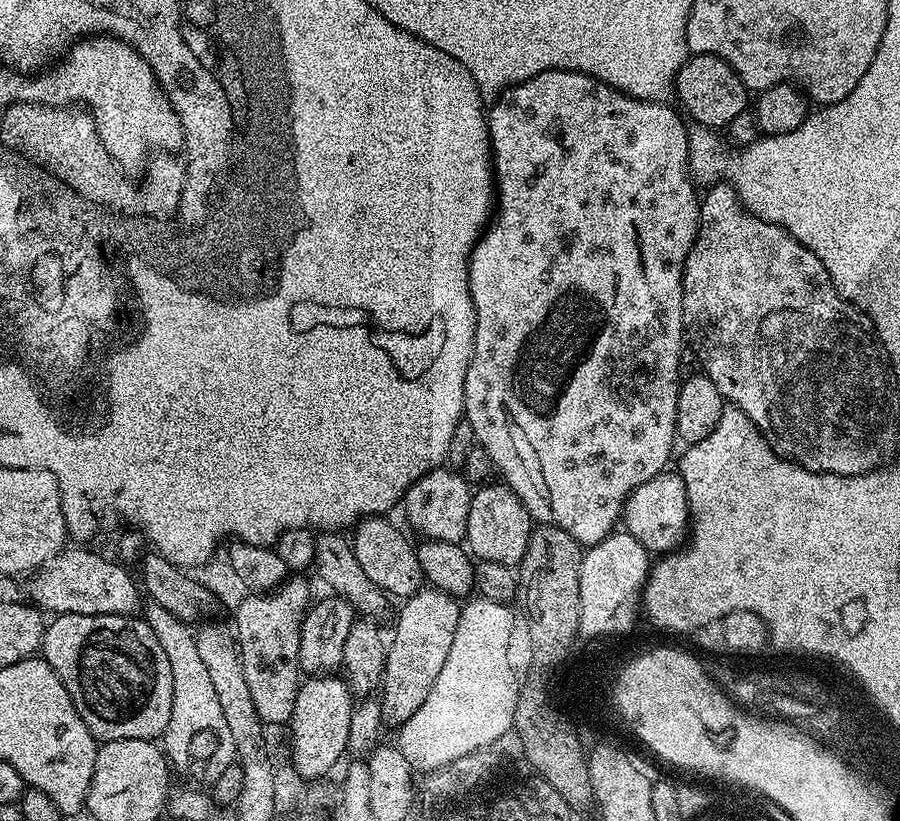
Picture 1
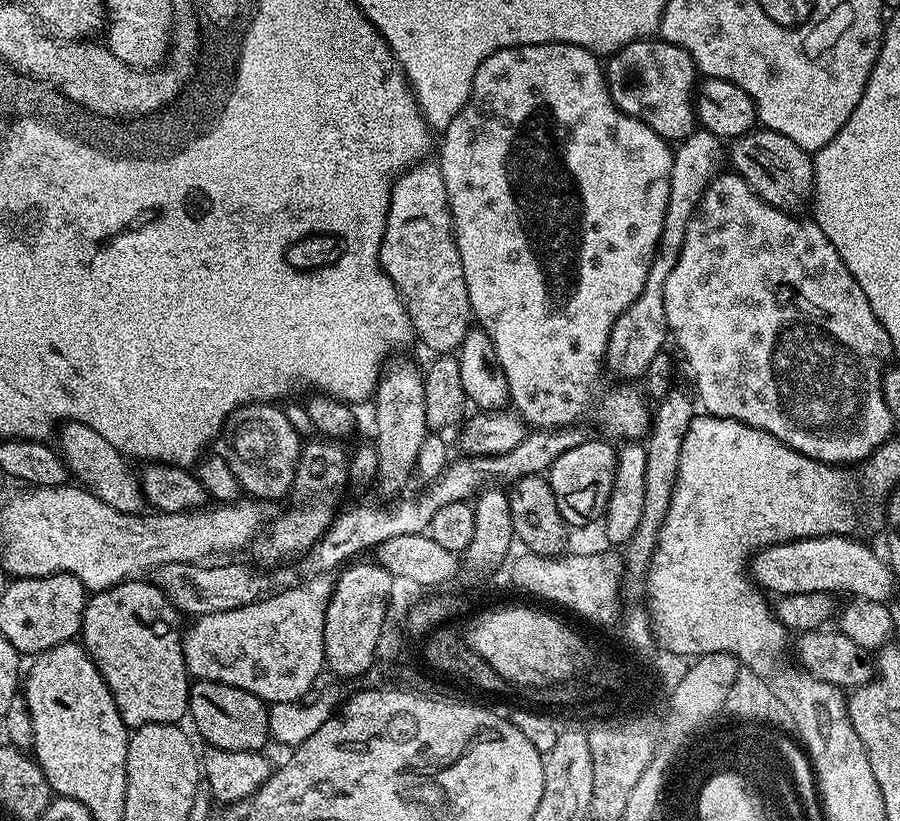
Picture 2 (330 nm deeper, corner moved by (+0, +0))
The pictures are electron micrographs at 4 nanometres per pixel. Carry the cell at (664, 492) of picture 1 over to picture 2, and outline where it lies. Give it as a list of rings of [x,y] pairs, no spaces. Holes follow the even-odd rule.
[[[589,438],[584,443],[574,446],[574,450],[566,450],[552,463],[546,475],[565,524],[573,529],[584,528],[595,520],[597,523],[603,517],[608,509],[610,490],[614,486],[615,469],[616,448],[604,440],[595,438]]]

